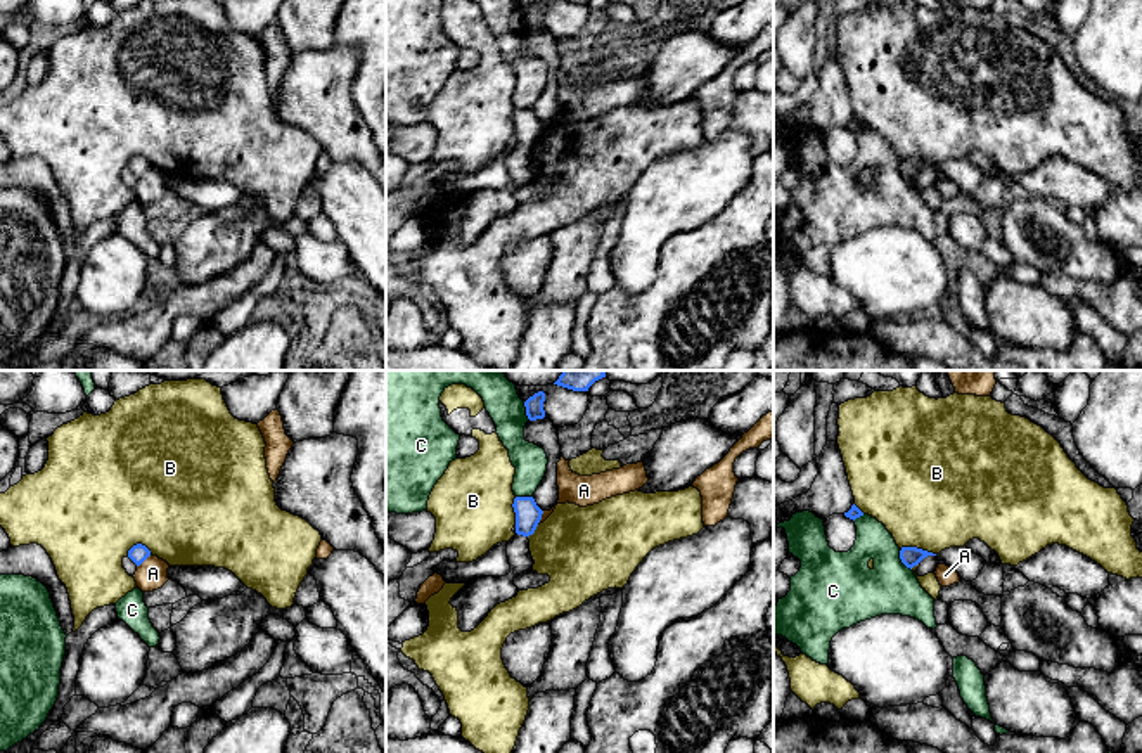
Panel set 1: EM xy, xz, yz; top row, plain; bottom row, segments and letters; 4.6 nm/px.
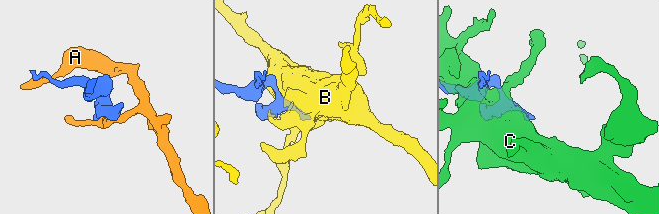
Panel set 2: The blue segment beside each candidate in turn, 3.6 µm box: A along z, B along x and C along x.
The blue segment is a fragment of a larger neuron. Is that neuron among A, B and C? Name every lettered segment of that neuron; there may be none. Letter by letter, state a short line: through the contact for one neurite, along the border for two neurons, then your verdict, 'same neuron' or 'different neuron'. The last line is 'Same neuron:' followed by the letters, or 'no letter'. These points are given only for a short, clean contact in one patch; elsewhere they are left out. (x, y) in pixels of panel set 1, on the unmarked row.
A: line xy (151, 167), (137, 179); different neuron
B: different neuron
C: different neuron
Same neuron: no letter

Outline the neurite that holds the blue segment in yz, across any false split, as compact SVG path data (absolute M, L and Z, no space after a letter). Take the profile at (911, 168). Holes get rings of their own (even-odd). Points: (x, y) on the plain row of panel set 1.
M901 159L900 163L901 175L910 182L917 178L927 168L936 168L936 166L917 161L917 159Z

